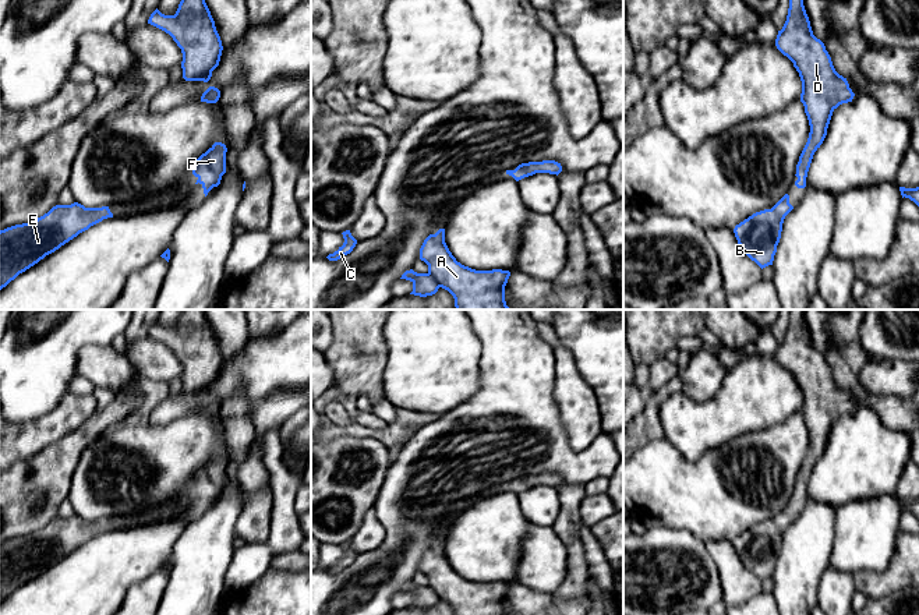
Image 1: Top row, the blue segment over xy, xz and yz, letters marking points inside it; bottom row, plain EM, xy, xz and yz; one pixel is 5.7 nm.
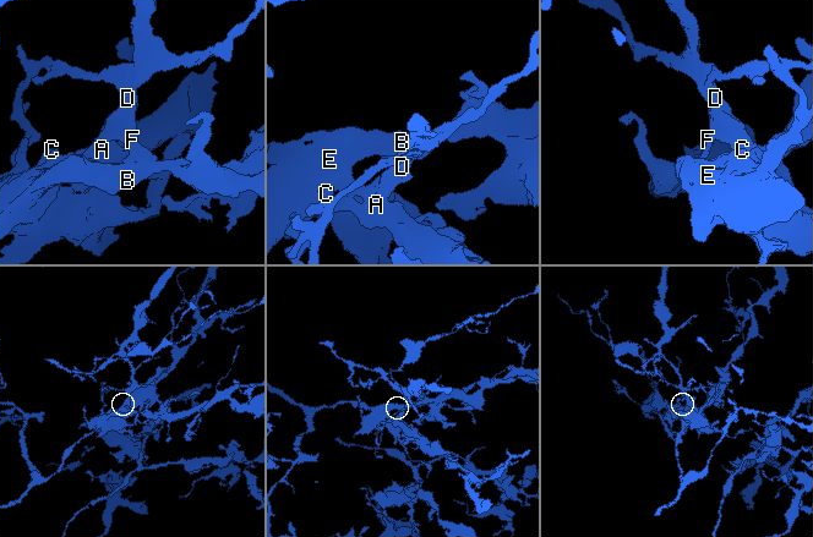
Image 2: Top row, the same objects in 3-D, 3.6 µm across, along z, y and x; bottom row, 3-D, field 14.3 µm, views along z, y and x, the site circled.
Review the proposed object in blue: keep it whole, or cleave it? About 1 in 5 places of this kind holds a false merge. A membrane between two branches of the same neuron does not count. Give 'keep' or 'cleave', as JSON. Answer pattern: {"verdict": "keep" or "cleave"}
{"verdict": "keep"}

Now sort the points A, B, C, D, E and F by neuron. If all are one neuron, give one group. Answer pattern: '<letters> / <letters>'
A B C D E F

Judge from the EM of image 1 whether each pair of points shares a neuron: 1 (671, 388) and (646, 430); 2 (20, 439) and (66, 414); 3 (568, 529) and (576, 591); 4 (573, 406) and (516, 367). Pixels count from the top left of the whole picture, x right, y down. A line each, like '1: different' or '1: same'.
1: same
2: same
3: same
4: different

